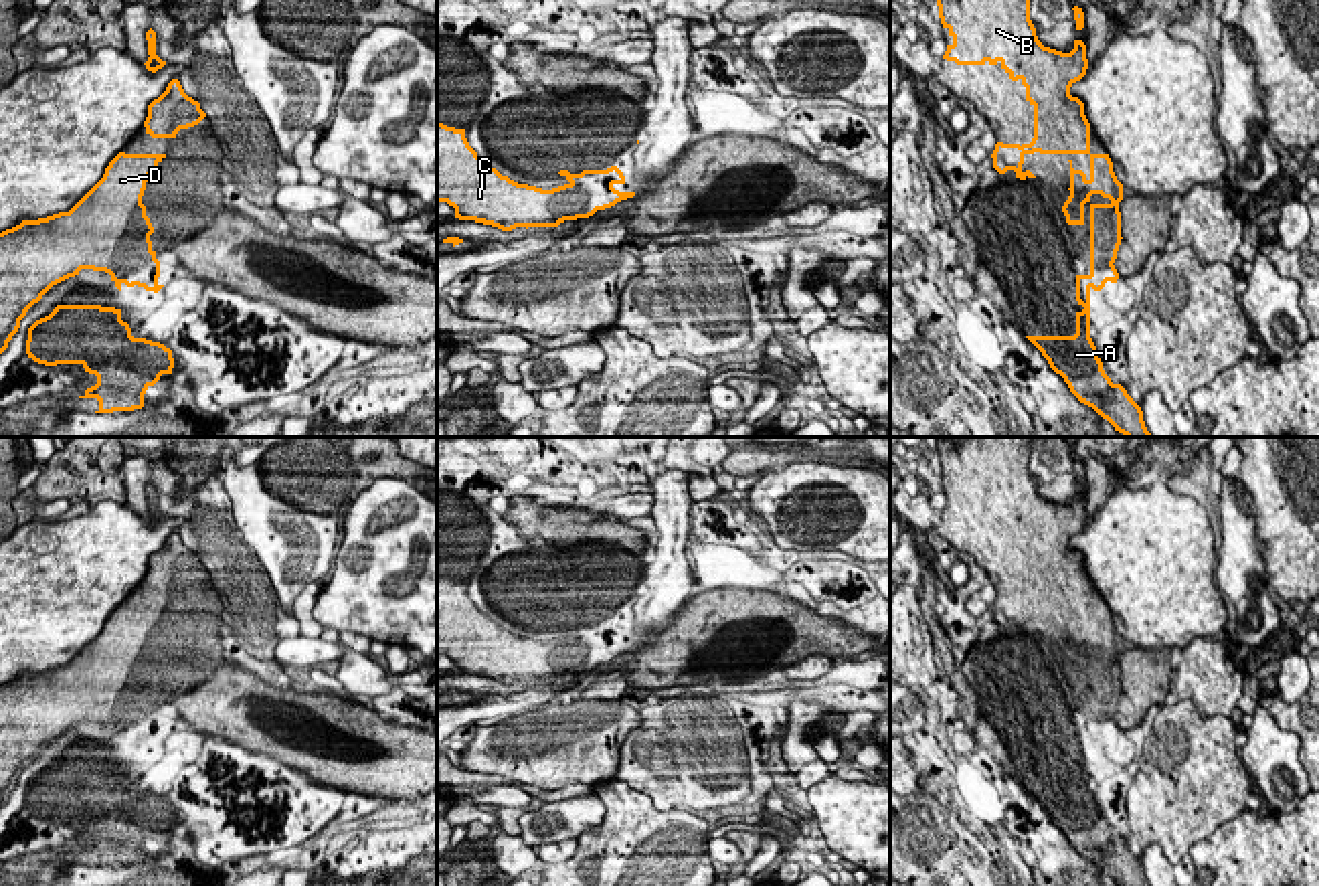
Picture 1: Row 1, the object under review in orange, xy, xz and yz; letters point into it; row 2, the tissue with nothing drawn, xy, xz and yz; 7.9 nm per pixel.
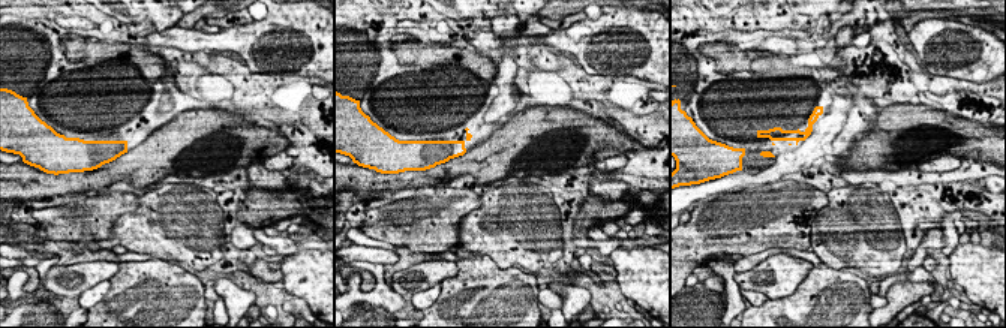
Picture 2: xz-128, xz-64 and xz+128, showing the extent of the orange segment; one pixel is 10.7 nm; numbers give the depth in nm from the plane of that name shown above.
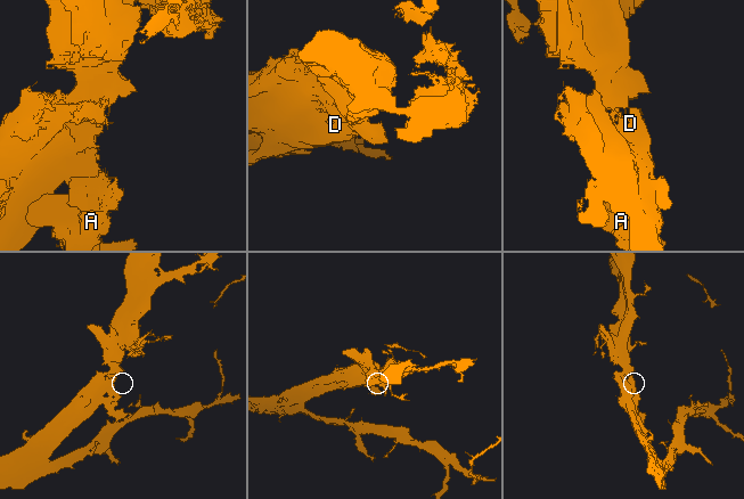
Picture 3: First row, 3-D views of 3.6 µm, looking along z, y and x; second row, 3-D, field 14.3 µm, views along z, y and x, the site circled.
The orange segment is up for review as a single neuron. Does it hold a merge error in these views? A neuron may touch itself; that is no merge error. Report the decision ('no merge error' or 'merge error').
no merge error

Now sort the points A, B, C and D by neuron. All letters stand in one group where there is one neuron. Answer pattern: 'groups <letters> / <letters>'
groups A B C D

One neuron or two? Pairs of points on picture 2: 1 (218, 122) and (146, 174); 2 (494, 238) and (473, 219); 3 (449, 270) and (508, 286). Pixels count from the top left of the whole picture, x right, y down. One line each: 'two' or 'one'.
1: one
2: one
3: two

